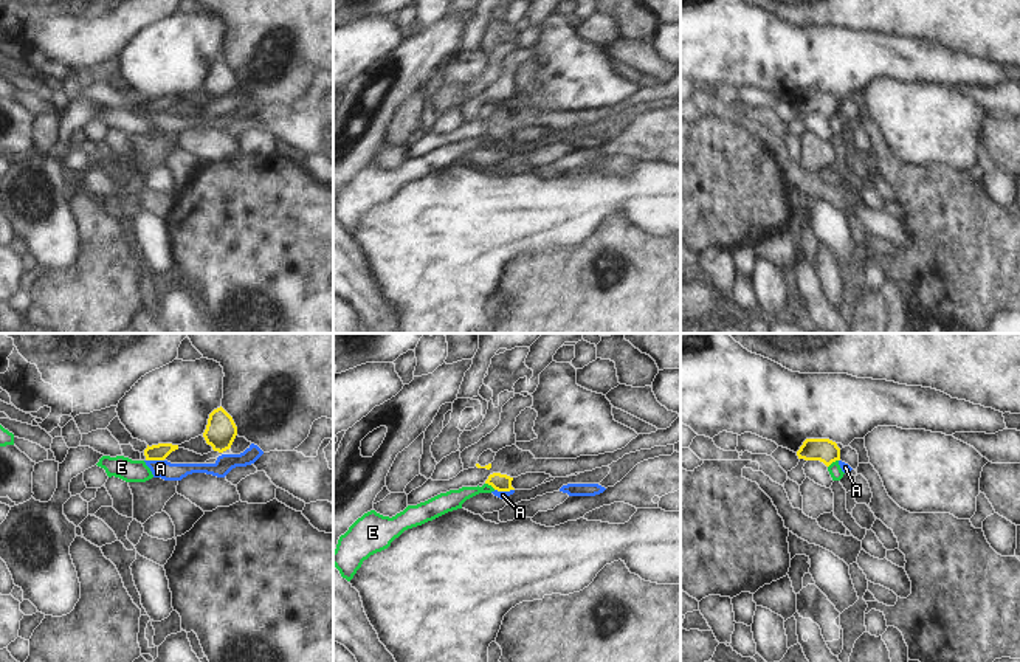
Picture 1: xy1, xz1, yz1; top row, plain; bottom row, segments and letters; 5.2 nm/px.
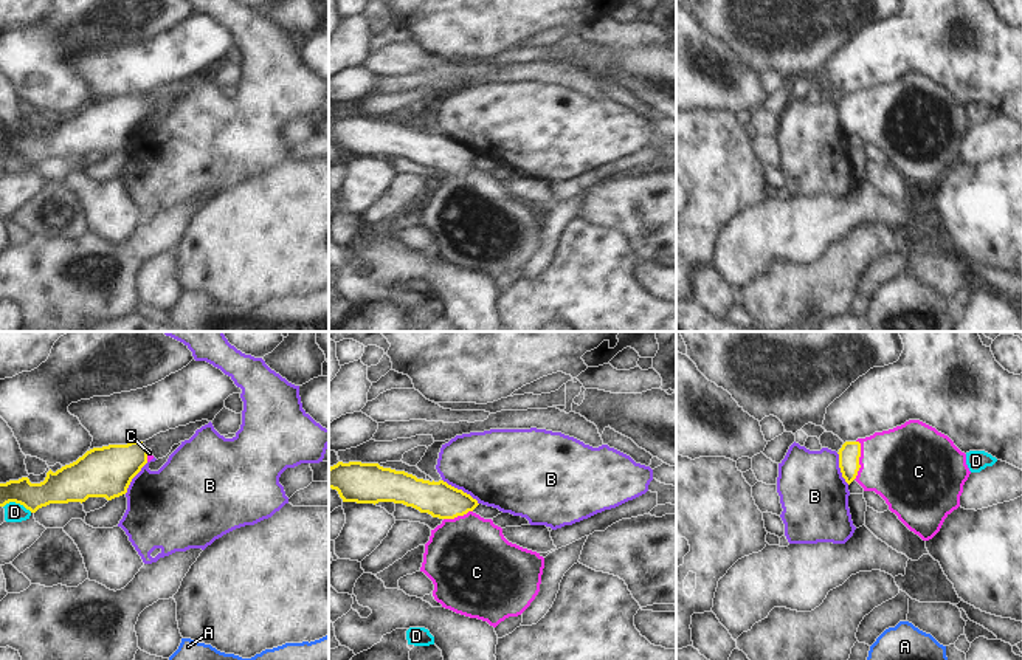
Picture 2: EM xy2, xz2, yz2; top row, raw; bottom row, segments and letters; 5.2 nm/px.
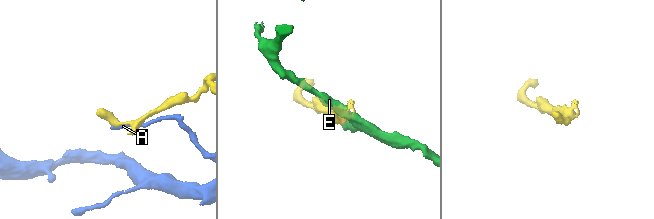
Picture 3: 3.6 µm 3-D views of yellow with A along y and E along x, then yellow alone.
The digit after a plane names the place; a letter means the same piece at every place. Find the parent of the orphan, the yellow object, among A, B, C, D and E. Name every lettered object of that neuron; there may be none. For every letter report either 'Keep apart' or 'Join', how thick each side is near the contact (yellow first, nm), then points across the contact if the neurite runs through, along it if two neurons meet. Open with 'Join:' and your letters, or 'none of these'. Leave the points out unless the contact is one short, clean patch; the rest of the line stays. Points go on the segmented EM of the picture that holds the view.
Join: C
A: Keep apart. Thickness 90 nm (yellow) against 100 nm. Boundary: xy1 (146, 459), (163, 461)
B: Keep apart. Thickness 190 nm (yellow) against 420 nm. Boundary: xz2 (442, 479), (469, 493), (478, 504)
C: Join. Thickness 110 nm (yellow) against 420 nm. Path across: yz2 (849, 454), (858, 460), (906, 465)
D: Keep apart. Thickness 170 nm (yellow) against 100 nm. Boundary: xy2 (3, 505), (19, 502), (31, 512)
E: Keep apart. Thickness 120 nm (yellow) against 70 nm. Boundary: yz1 (837, 459), (828, 467).

